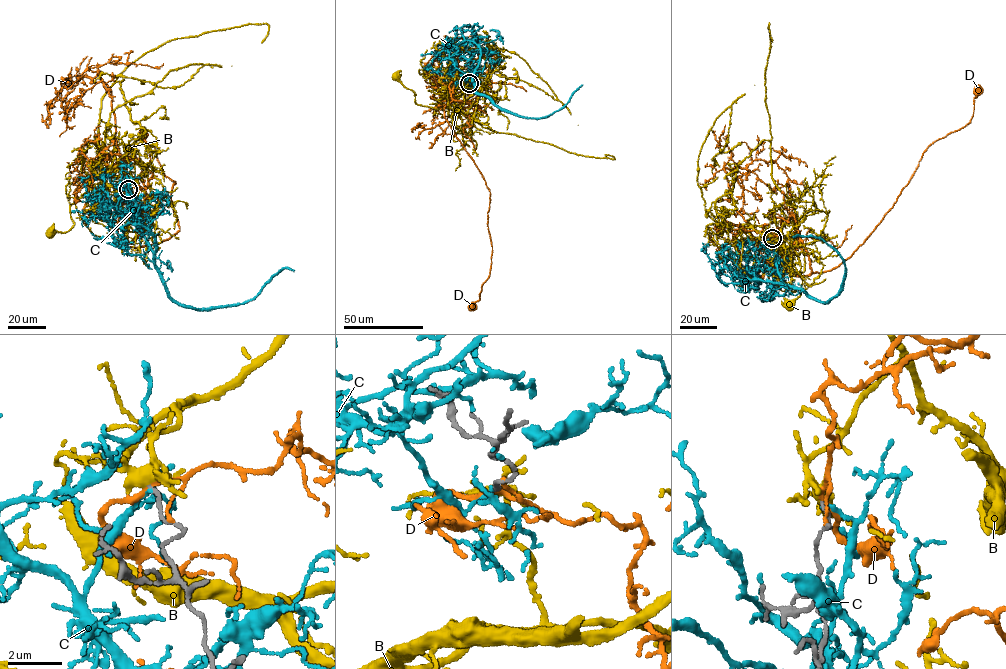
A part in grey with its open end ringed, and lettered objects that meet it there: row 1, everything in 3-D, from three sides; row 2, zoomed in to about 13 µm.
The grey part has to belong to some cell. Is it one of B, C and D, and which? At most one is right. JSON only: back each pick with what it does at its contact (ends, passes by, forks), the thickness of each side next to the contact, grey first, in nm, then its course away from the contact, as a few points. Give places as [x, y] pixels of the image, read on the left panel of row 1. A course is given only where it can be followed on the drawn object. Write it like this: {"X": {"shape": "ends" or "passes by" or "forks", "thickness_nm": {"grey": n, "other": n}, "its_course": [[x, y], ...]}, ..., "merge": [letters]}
{"B": {"shape": "forks", "thickness_nm": {"grey": 140, "other": 320}, "its_course": [[128, 189], [131, 183], [120, 190], [94, 184], [70, 206], [73, 227], [50, 232]]}, "merge": ["B"]}

